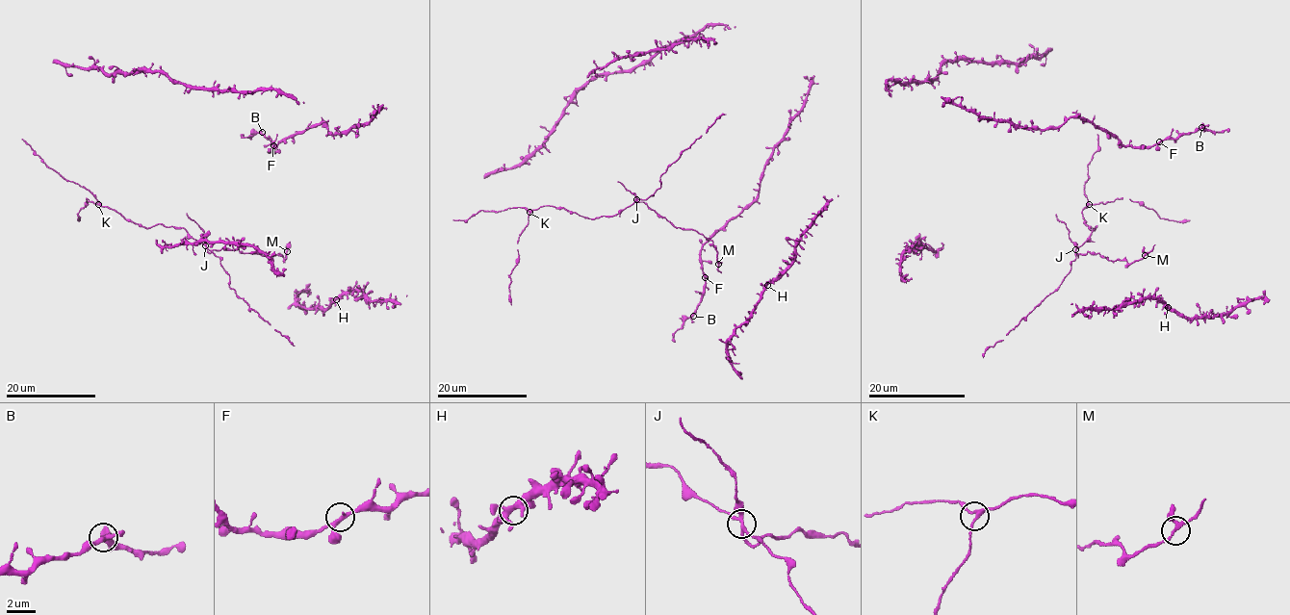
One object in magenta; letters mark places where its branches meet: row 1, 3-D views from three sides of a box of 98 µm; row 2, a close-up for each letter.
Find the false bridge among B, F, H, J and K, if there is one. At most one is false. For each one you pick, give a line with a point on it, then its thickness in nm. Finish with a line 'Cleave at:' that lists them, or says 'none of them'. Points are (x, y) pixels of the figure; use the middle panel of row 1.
J: Place: (636, 199). Thickness 220 nm
Cleave at: J

